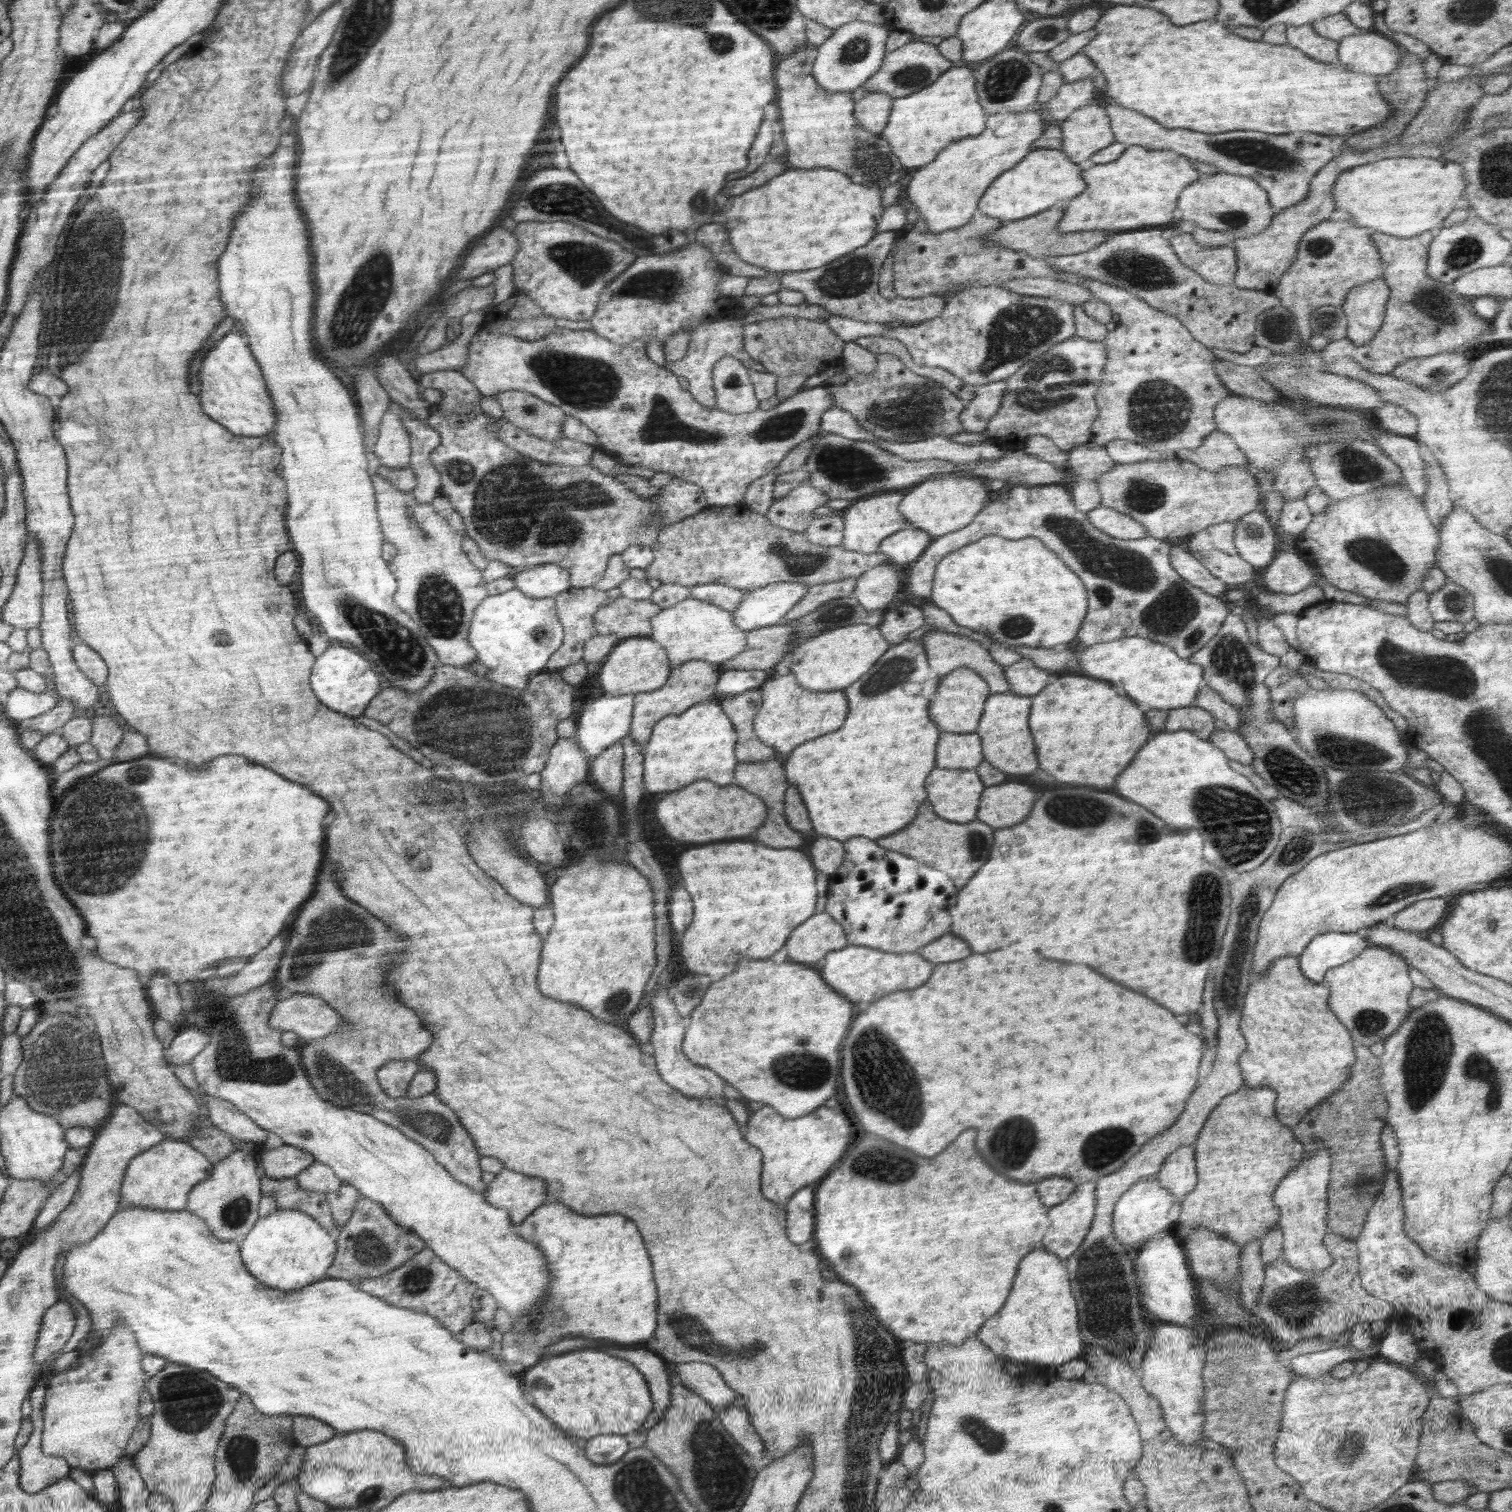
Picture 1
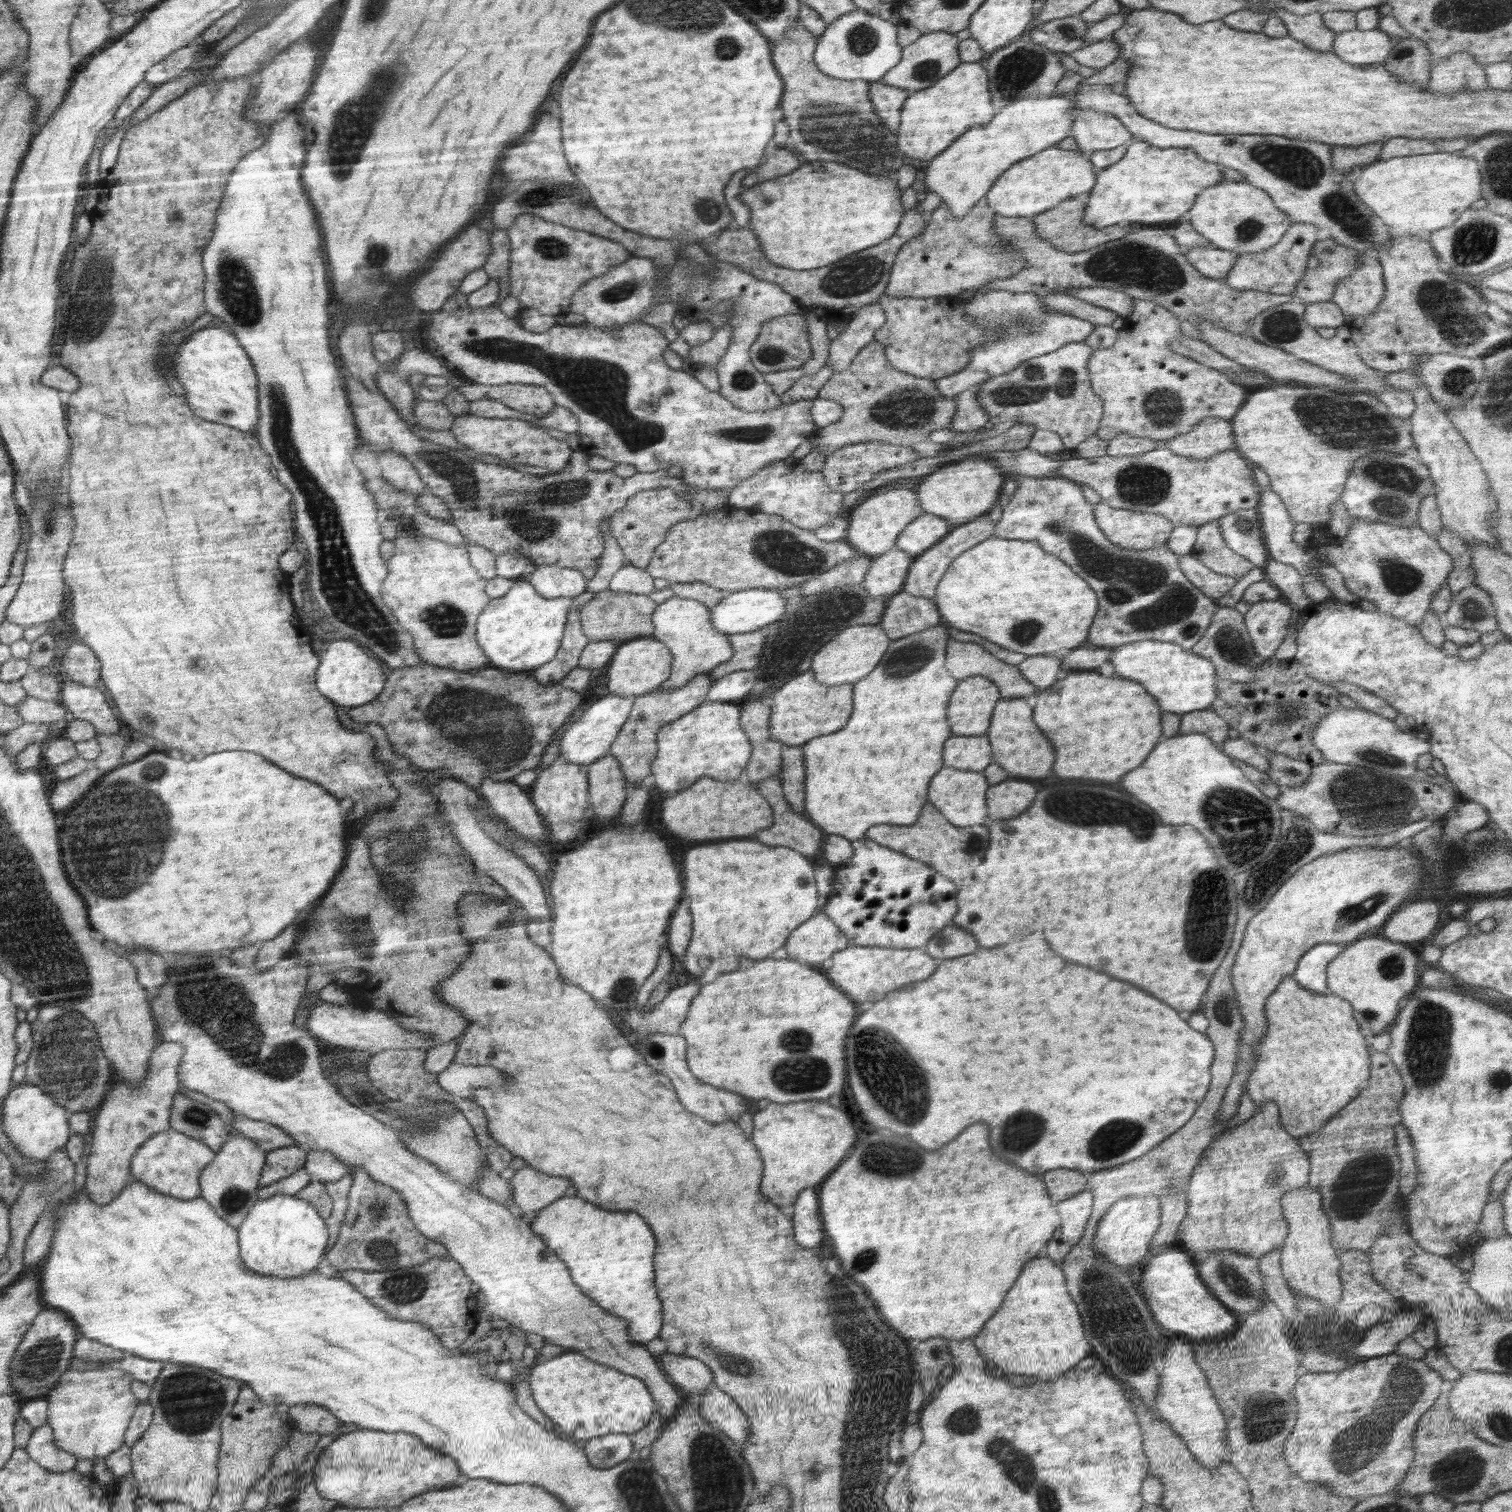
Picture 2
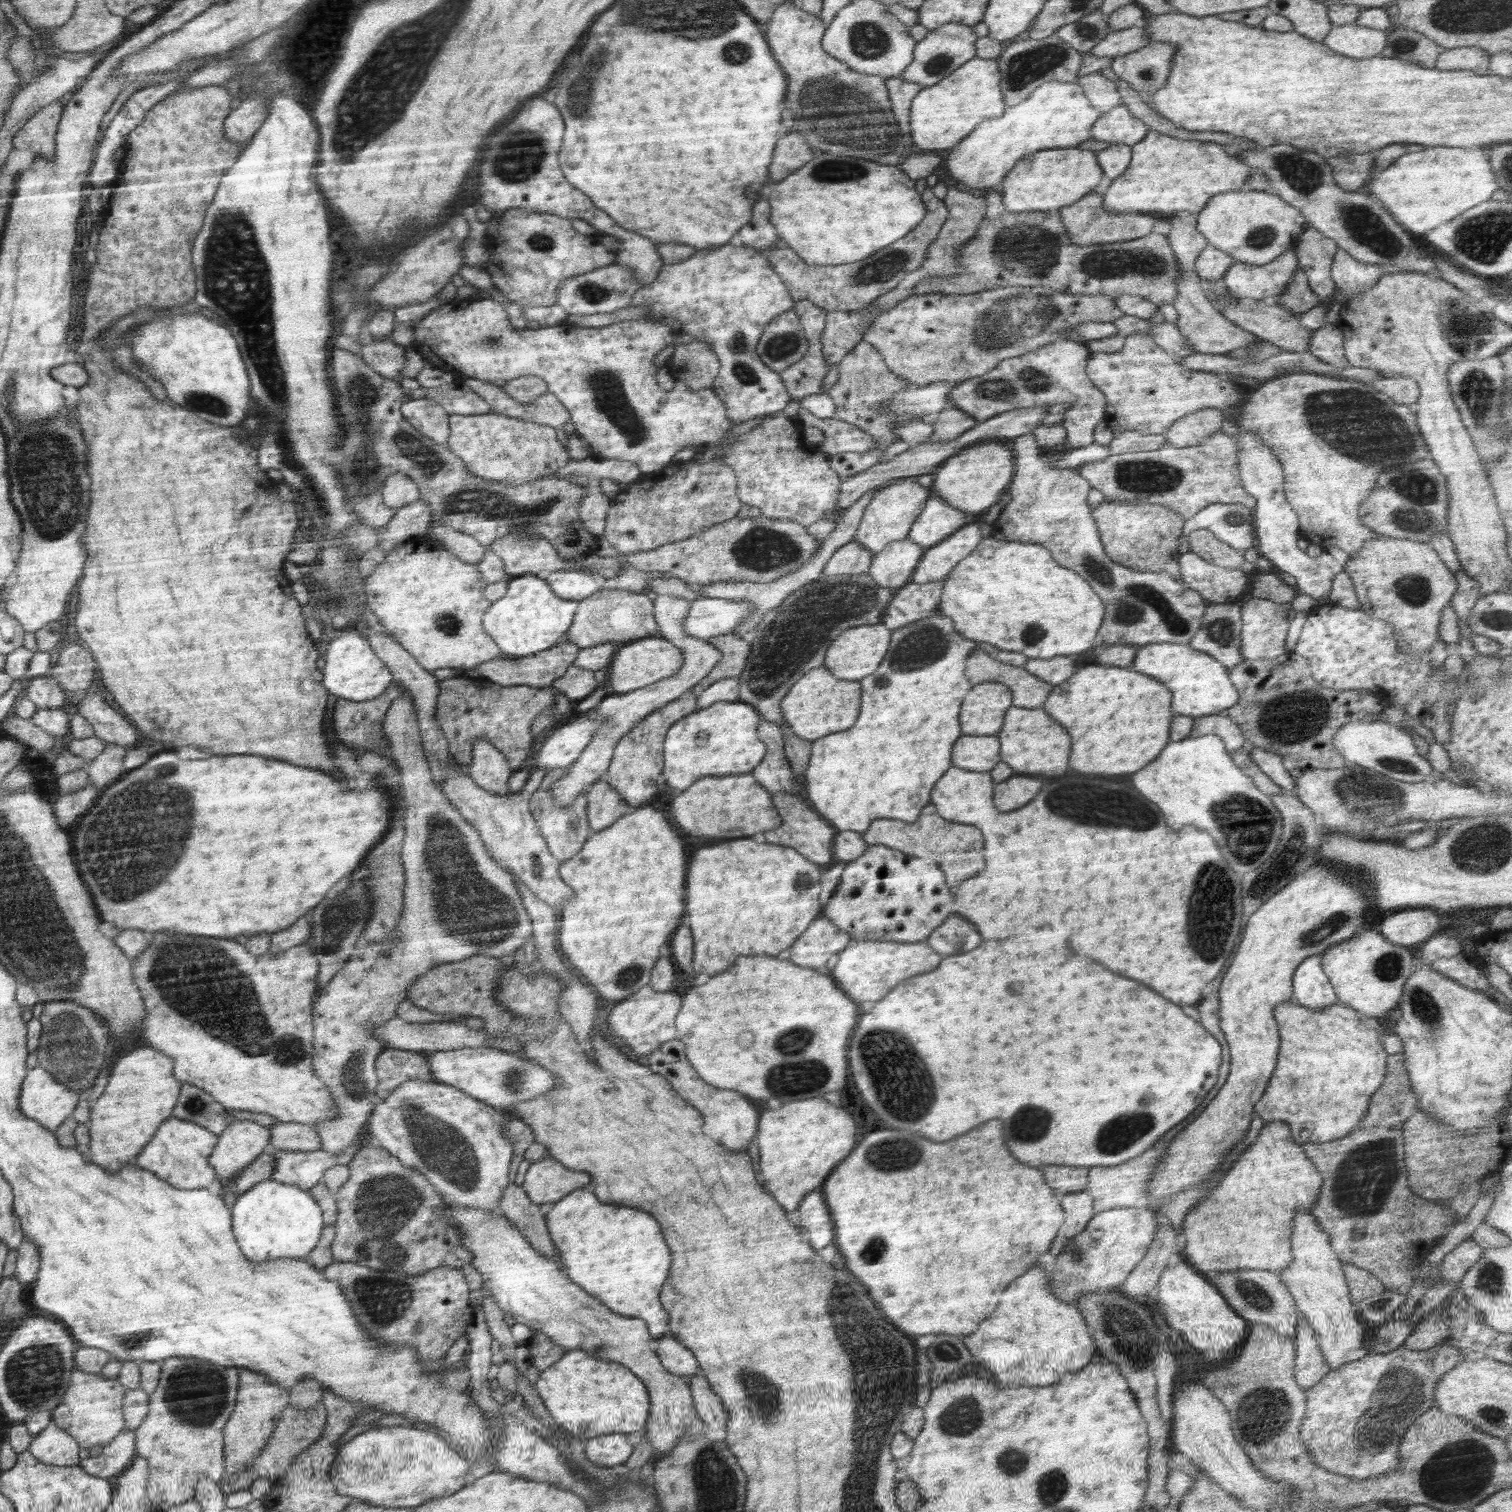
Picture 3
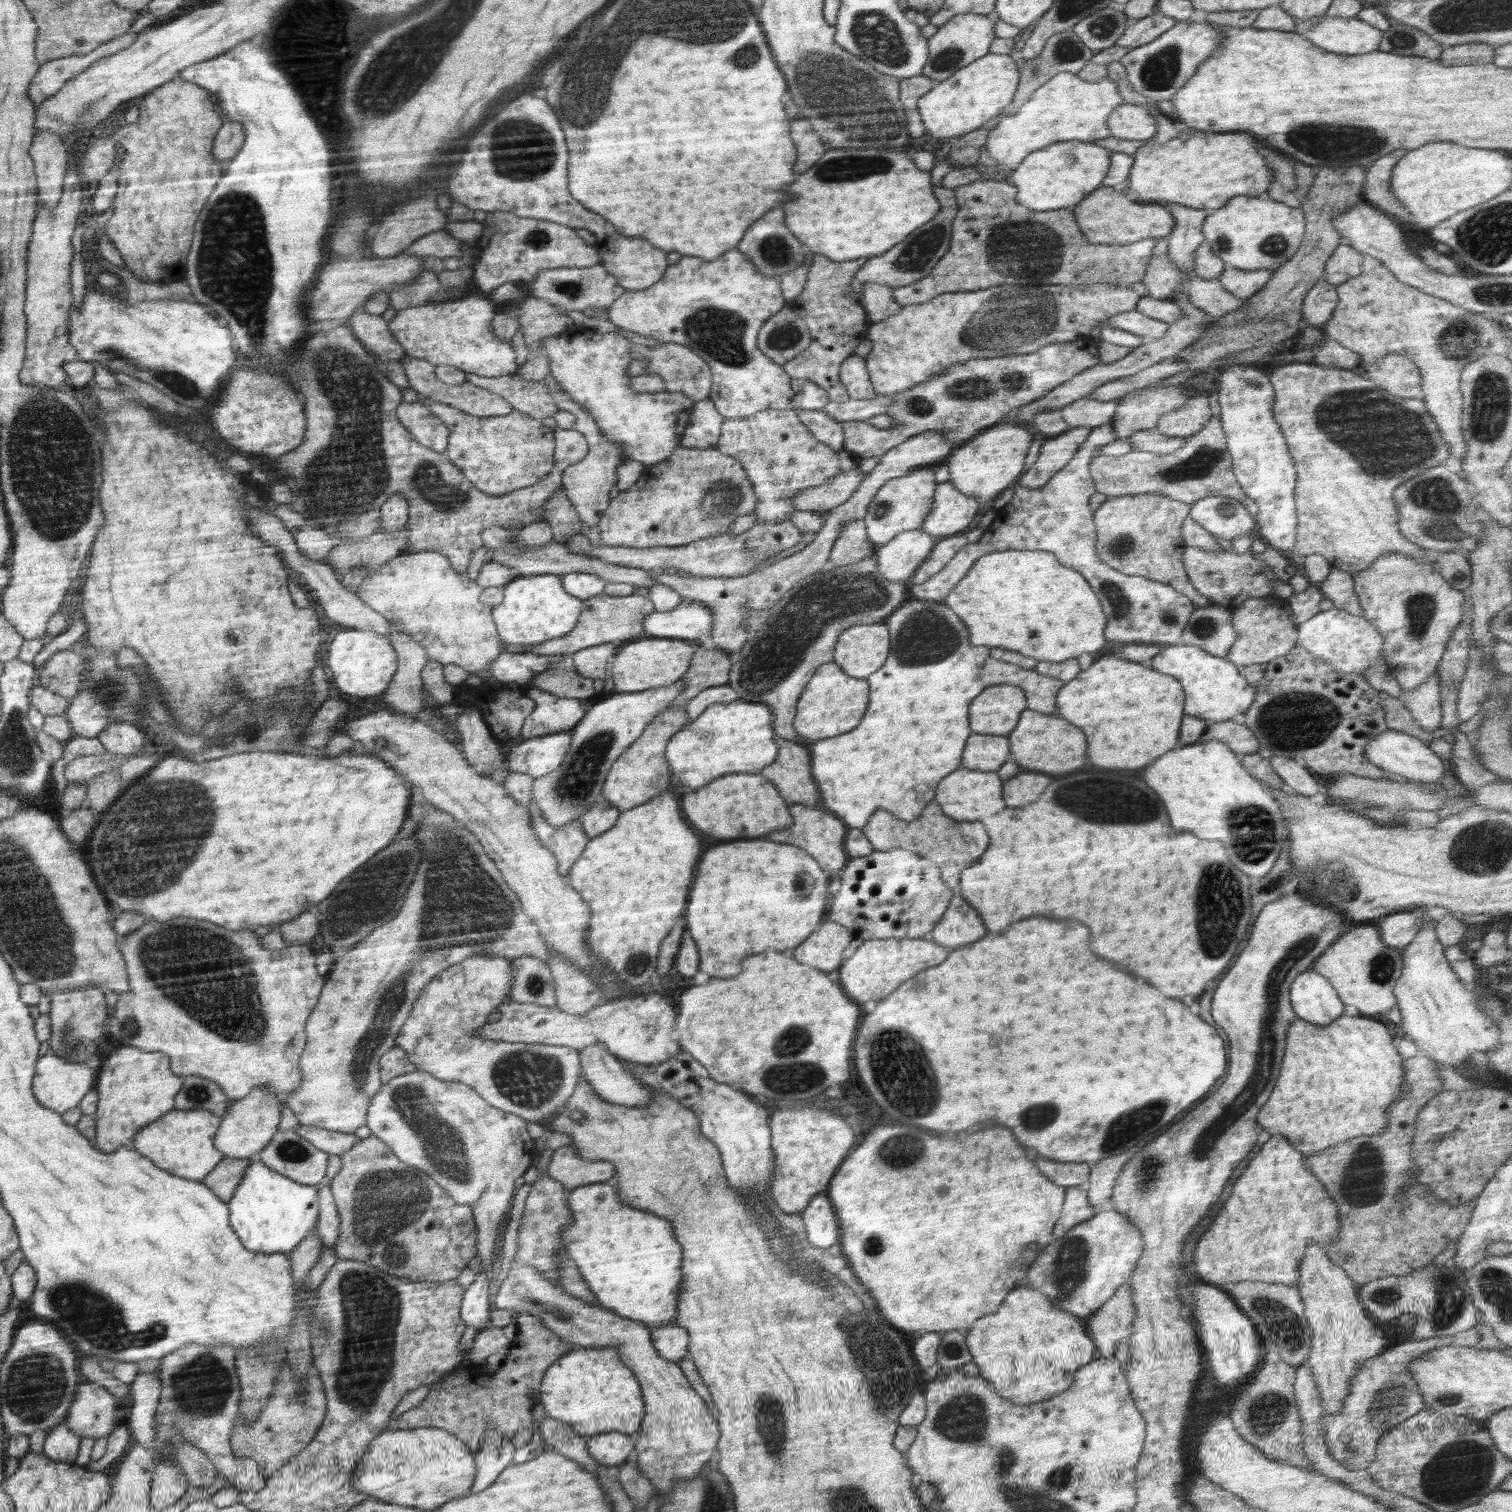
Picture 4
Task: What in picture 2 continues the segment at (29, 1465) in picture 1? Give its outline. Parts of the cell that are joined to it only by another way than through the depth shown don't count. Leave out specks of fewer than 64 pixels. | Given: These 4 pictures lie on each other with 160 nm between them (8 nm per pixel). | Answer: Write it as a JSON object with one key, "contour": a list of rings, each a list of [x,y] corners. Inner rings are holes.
{"contour":[[[46,1423],[33,1429],[27,1445],[23,1448],[40,1466],[52,1472],[68,1472],[78,1458],[55,1445],[52,1427]]]}

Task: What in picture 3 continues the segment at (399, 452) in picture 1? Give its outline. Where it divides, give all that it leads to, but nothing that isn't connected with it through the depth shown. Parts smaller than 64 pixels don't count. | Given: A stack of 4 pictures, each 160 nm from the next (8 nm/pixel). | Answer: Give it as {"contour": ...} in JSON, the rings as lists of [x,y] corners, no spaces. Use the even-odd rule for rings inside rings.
{"contour":[[[402,473],[391,474],[383,482],[381,490],[383,501],[396,511],[406,506],[406,504],[420,499],[418,485]]]}

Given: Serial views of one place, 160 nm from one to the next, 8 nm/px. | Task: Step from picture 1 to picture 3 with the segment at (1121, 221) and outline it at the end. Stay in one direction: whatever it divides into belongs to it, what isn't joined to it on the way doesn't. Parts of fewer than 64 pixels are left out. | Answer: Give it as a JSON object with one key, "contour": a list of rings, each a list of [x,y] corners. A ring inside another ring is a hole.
{"contour":[[[1157,131],[1134,144],[1131,156],[1124,174],[1101,192],[1106,212],[1138,212],[1164,219],[1198,213],[1216,194],[1236,192],[1252,176],[1251,166],[1232,158],[1220,144],[1184,141]]]}

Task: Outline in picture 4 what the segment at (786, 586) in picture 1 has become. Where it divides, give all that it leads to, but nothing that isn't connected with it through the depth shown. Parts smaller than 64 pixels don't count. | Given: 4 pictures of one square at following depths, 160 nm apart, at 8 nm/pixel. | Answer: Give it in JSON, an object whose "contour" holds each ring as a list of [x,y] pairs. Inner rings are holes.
{"contour":[[[684,602],[676,609],[660,613],[653,611],[644,618],[642,636],[697,640],[713,628],[713,616],[705,603]]]}

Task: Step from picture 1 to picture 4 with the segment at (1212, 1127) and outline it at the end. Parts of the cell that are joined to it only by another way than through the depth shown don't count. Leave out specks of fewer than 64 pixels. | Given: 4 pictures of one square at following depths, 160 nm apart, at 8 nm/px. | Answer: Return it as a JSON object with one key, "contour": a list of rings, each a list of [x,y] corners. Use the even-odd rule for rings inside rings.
{"contour":[[[1276,1134],[1271,1136],[1270,1140],[1264,1144],[1264,1148],[1250,1160],[1250,1164],[1246,1166],[1246,1170],[1242,1172],[1242,1176],[1236,1180],[1236,1186],[1232,1186],[1232,1194],[1230,1198],[1226,1200],[1226,1204],[1220,1208],[1220,1214],[1214,1216],[1212,1224],[1206,1228],[1206,1232],[1200,1236],[1194,1252],[1192,1252],[1192,1258],[1194,1258],[1194,1266],[1200,1275],[1200,1278],[1207,1284],[1214,1284],[1219,1288],[1226,1283],[1235,1283],[1242,1281],[1262,1281],[1267,1283],[1282,1283],[1296,1287],[1299,1281],[1299,1266],[1307,1249],[1307,1244],[1310,1241],[1317,1242],[1324,1250],[1327,1251],[1328,1245],[1333,1245],[1337,1236],[1339,1235],[1339,1215],[1336,1203],[1331,1199],[1331,1196],[1325,1191],[1324,1185],[1316,1178],[1316,1175],[1311,1172],[1305,1161],[1306,1154],[1294,1150],[1290,1143],[1282,1134]]]}

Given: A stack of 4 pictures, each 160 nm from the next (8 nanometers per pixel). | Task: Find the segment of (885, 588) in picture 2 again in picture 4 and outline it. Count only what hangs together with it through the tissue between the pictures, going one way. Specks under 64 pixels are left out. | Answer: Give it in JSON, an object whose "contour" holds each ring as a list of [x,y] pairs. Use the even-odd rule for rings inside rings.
{"contour":[[[919,528],[897,534],[873,553],[879,574],[892,582],[909,583],[916,569],[940,540],[942,537],[932,536]]]}

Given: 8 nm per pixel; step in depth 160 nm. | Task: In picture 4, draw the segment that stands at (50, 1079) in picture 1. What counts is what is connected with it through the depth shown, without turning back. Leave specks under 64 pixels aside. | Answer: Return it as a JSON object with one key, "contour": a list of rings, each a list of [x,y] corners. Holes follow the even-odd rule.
{"contour":[[[90,988],[86,990],[68,990],[66,992],[56,992],[51,995],[50,1003],[50,1020],[51,1020],[51,1035],[48,1040],[49,1050],[47,1054],[55,1054],[60,1058],[67,1058],[68,1062],[87,1062],[90,1060],[97,1061],[97,1058],[92,1058],[92,1054],[98,1048],[98,1042],[104,1034],[104,1026],[106,1026],[106,1002],[104,1002],[104,994],[100,992],[100,988]]]}

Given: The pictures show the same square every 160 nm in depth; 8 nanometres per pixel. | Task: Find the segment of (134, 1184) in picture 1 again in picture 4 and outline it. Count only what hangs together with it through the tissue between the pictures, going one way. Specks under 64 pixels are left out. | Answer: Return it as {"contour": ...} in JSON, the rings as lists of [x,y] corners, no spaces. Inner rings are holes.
{"contour":[[[172,1110],[158,1121],[151,1122],[144,1134],[136,1135],[131,1147],[156,1166],[180,1178],[202,1182],[225,1156],[215,1146],[215,1137],[222,1118],[206,1110]]]}

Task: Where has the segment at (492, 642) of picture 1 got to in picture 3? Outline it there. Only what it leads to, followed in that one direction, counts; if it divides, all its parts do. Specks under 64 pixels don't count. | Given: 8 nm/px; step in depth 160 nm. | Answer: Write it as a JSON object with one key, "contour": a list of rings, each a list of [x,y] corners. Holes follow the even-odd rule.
{"contour":[[[520,575],[507,583],[505,596],[492,603],[492,610],[484,614],[484,631],[496,638],[502,658],[518,659],[543,652],[560,643],[571,629],[581,602],[562,599],[541,575]]]}

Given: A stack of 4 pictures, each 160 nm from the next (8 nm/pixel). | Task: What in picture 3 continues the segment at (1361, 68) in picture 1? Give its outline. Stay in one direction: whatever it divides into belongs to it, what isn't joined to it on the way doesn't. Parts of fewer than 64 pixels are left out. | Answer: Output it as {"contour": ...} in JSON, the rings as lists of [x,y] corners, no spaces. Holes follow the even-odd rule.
{"contour":[[[1357,23],[1340,26],[1334,24],[1322,43],[1348,58],[1372,58],[1385,50],[1388,32]]]}

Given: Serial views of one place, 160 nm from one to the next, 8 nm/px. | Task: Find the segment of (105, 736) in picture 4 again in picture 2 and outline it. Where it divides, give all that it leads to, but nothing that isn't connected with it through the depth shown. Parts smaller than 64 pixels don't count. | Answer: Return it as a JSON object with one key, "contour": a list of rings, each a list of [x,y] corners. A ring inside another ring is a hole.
{"contour":[[[61,677],[62,683],[62,695],[59,701],[62,702],[68,710],[68,713],[73,716],[74,719],[87,720],[94,725],[95,734],[106,734],[112,736],[118,732],[120,728],[120,722],[116,720],[112,708],[108,706],[104,694],[97,689],[96,686],[84,686],[82,683],[77,683],[72,680],[67,680],[66,677]]]}

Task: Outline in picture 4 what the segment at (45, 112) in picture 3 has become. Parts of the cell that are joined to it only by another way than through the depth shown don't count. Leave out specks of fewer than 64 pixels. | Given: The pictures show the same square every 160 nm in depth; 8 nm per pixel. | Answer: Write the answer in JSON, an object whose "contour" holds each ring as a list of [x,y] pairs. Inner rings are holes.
{"contour":[[[38,132],[34,136],[30,154],[36,167],[39,205],[45,209],[53,209],[62,198],[64,177],[69,167],[67,150],[67,142],[60,140],[54,132]]]}

